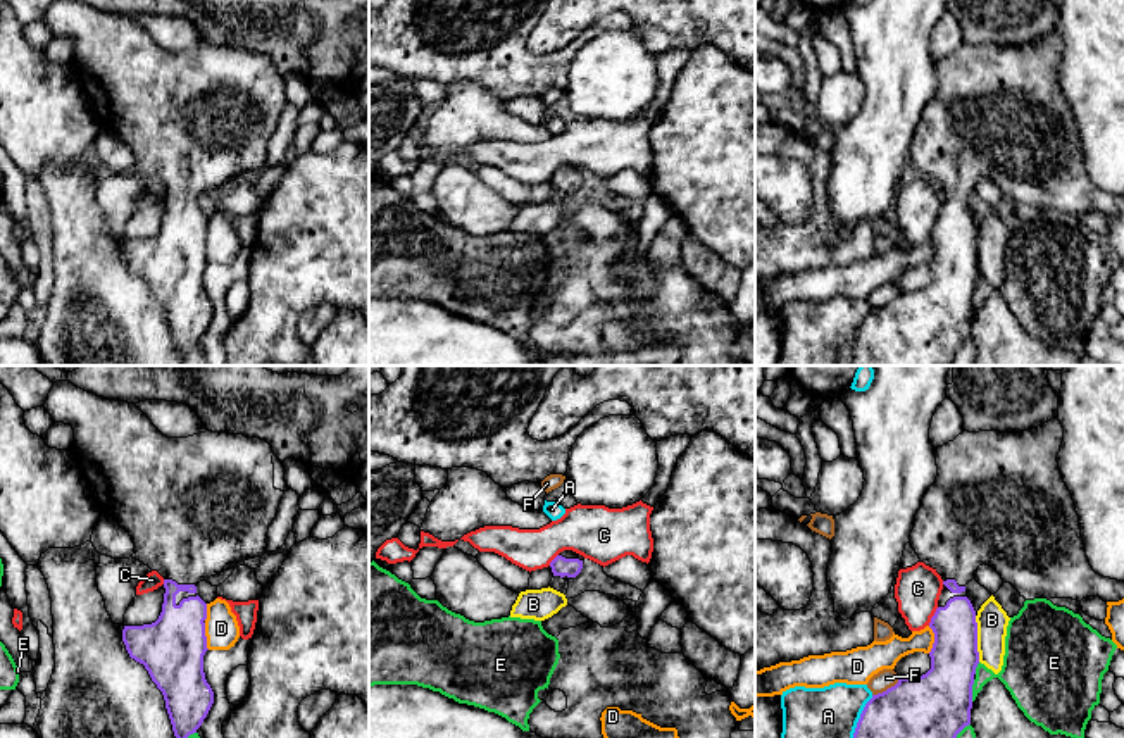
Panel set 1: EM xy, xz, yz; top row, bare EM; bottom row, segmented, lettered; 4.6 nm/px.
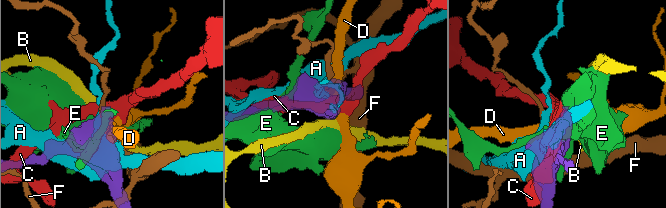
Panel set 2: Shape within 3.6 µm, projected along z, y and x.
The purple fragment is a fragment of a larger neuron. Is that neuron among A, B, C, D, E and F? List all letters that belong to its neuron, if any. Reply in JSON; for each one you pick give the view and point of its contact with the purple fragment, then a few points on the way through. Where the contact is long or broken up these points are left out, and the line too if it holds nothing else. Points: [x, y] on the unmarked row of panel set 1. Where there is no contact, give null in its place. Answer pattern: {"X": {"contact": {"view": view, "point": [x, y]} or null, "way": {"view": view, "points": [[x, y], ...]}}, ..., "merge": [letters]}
{"merge": []}

